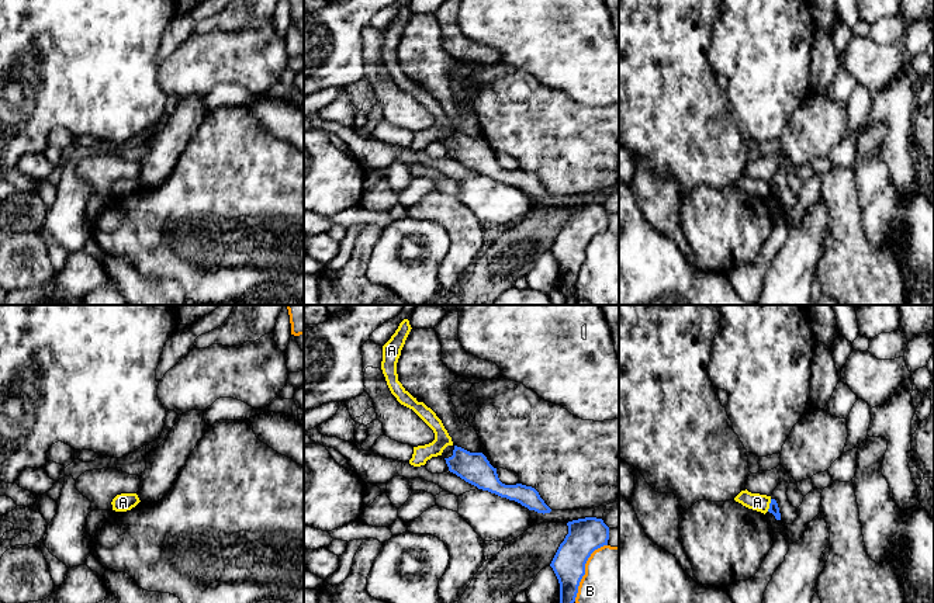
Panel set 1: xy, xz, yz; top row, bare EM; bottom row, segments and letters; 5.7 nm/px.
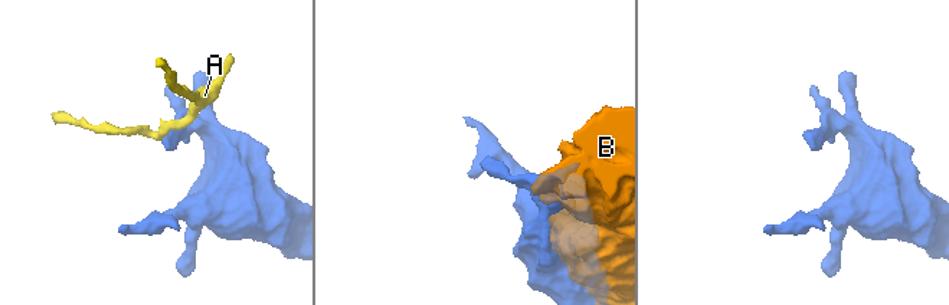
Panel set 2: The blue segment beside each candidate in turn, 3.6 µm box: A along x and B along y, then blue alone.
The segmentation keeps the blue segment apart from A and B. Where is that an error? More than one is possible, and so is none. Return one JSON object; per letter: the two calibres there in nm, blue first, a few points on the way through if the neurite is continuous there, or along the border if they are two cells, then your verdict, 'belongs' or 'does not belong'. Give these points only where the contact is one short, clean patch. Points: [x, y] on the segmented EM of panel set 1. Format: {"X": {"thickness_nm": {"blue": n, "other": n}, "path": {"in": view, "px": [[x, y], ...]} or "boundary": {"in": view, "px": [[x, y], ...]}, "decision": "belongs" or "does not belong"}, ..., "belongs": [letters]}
{"A": {"thickness_nm": {"blue": 60, "other": 100}, "boundary": {"in": "yz", "px": [[771, 499], [767, 510]]}, "decision": "does not belong"}, "B": {"thickness_nm": {"blue": 200, "other": 320}, "decision": "does not belong"}, "belongs": []}

